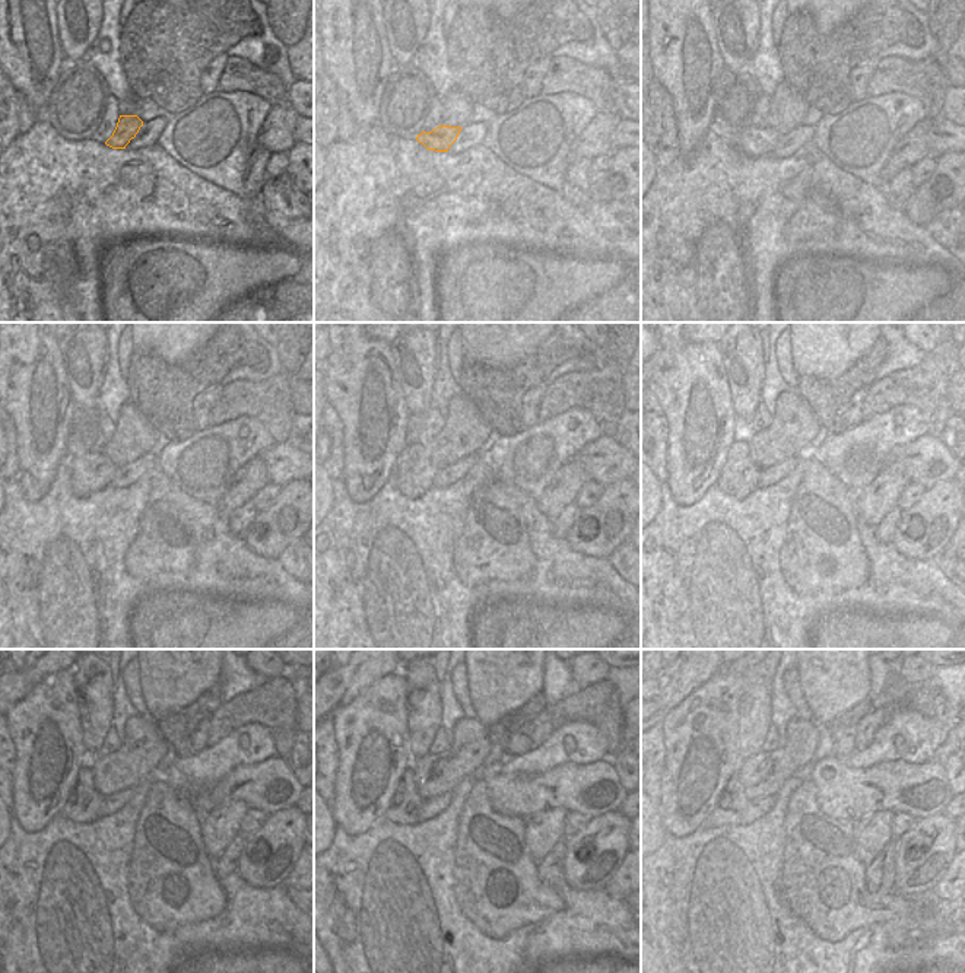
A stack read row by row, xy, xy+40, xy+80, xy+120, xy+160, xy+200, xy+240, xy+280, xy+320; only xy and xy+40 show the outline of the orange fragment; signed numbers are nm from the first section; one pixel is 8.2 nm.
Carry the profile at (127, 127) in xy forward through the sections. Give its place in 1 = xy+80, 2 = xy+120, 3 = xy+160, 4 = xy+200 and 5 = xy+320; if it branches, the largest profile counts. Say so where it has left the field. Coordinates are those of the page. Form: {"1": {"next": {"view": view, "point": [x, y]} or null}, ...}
{"1": {"next": {"view": "xy+80", "point": [754, 142]}}, "2": {"next": {"view": "xy+120", "point": [91, 471]}}, "3": {"next": {"view": "xy+160", "point": [415, 471]}}, "4": {"next": {"view": "xy+200", "point": [739, 477]}}, "5": {"next": {"view": "xy+320", "point": [732, 804]}}}

